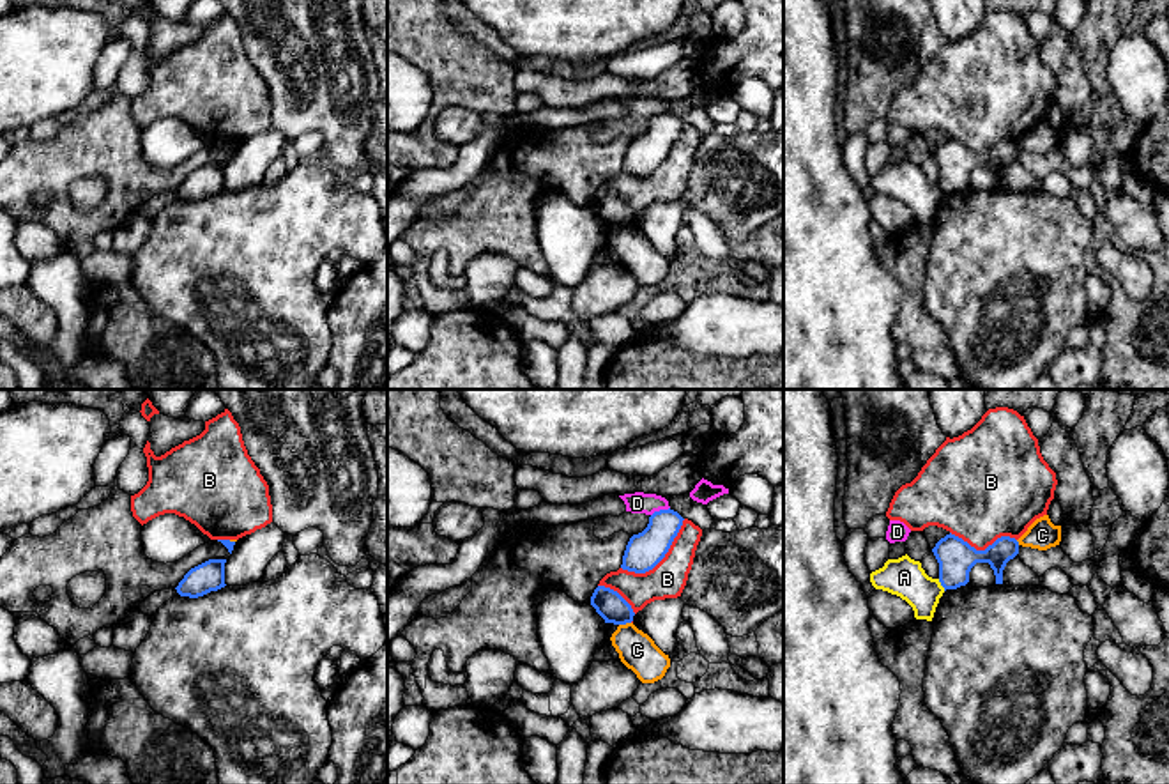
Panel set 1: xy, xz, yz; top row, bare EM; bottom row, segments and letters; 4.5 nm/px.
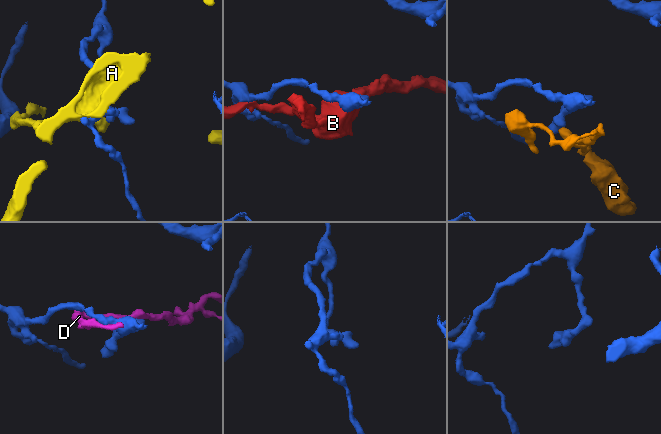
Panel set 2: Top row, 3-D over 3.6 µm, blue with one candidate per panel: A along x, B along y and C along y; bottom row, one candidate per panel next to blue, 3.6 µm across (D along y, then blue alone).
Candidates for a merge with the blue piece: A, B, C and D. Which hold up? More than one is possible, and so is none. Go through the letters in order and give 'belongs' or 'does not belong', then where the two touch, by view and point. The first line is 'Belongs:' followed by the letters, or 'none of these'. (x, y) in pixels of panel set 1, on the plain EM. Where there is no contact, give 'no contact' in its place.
Belongs: none of these
A: does not belong; meets blue in yz at (941, 188)
B: does not belong; meets blue in xz at (660, 163)
C: does not belong; meets blue in xz at (625, 227)
D: does not belong; meets blue in xz at (660, 114)

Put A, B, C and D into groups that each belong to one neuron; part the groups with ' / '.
A / B / C / D

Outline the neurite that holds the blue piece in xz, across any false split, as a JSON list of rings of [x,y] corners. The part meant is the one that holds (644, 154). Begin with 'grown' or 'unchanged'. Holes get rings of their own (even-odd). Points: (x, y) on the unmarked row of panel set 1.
unchanged; [[[670,111],[654,115],[649,120],[647,131],[630,142],[621,172],[635,177],[653,173],[669,156],[683,124],[684,122]]]

